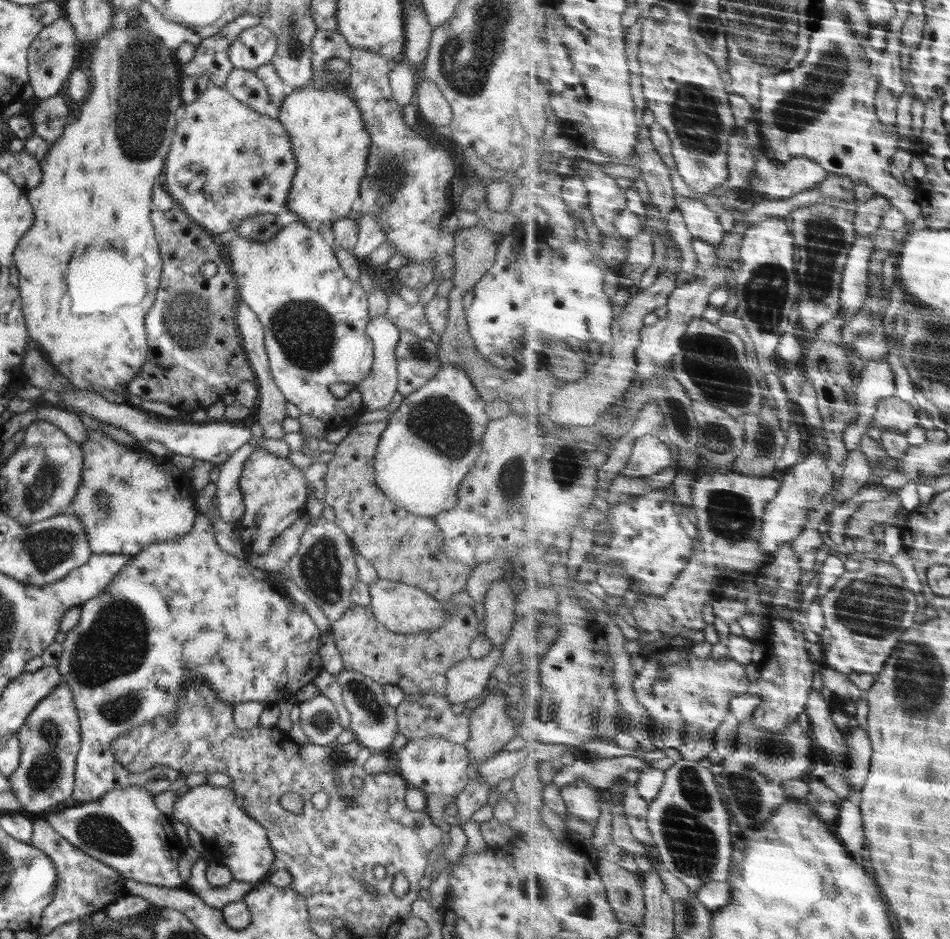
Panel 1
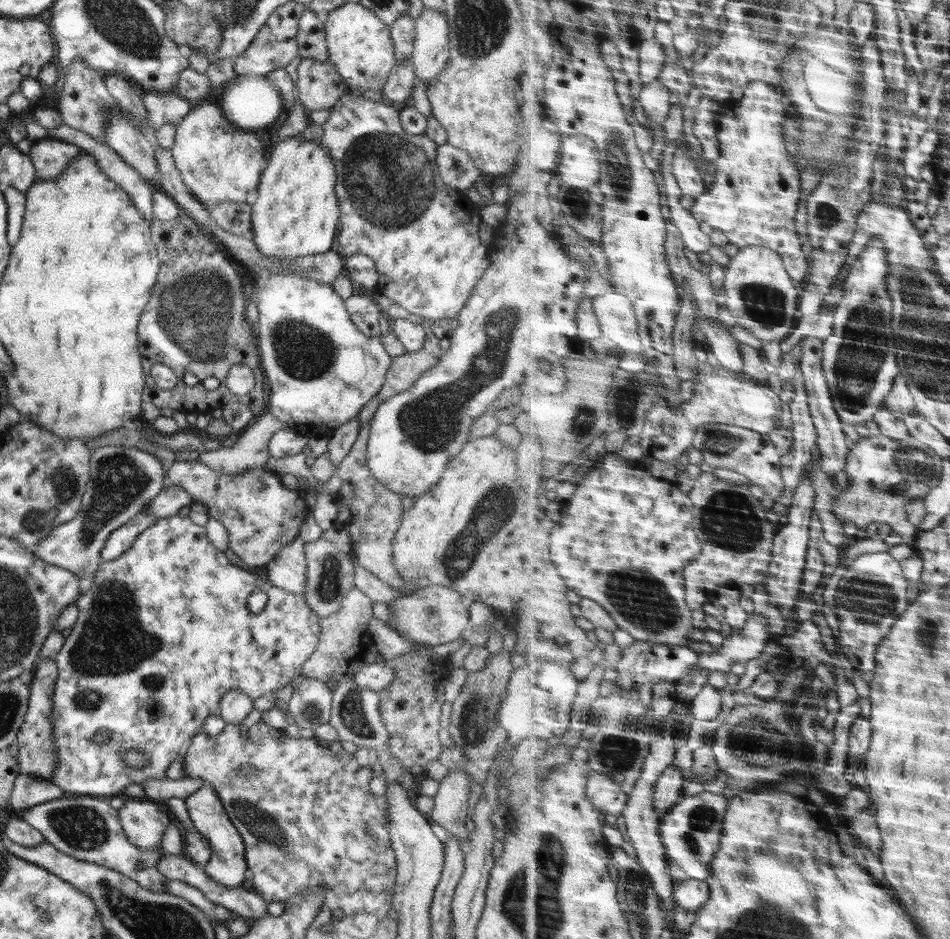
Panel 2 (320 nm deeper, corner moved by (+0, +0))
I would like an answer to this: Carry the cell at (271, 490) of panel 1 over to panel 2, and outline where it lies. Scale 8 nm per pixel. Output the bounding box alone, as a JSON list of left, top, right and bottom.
[167,462,311,568]

